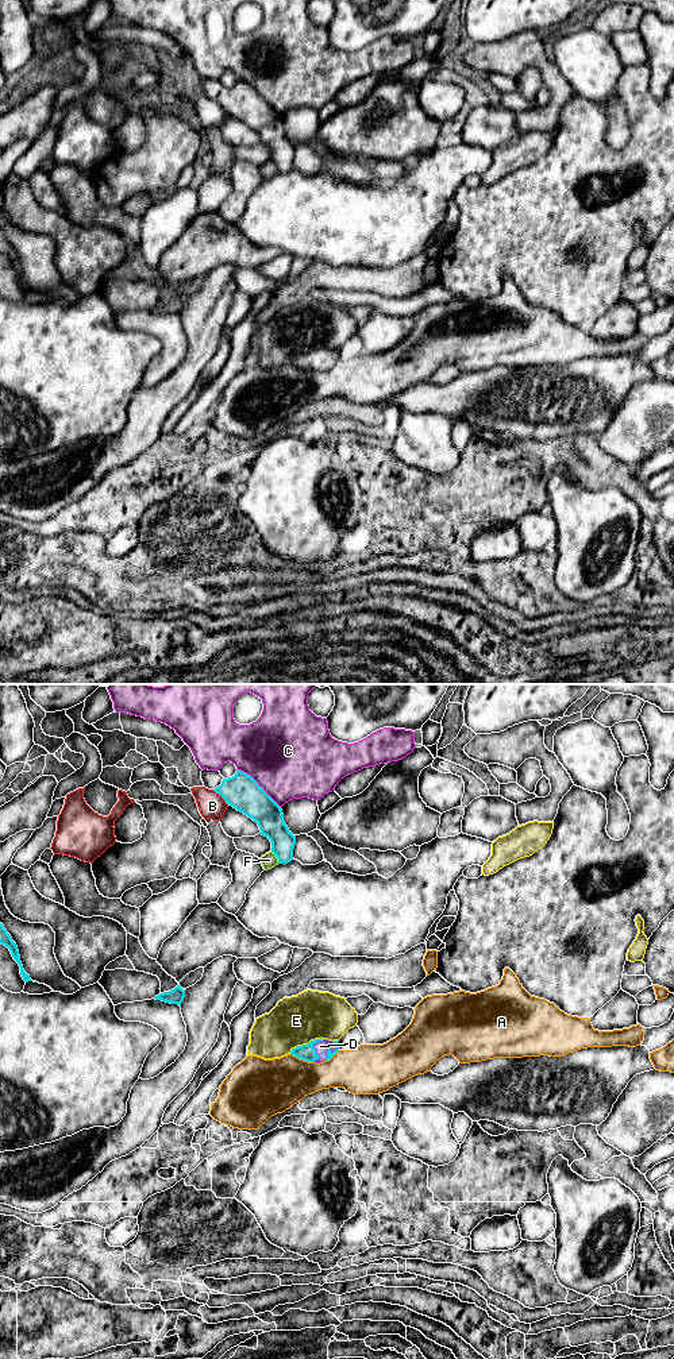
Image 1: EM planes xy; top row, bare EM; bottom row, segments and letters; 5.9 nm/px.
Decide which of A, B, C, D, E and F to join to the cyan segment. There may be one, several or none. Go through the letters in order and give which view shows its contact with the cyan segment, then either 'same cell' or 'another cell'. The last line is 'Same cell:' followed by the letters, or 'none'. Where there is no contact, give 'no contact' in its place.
A: xy | another cell
B: xy | another cell
C: xy | another cell
D: xy | same cell
E: xy | another cell
F: xy | another cell
Same cell: D

